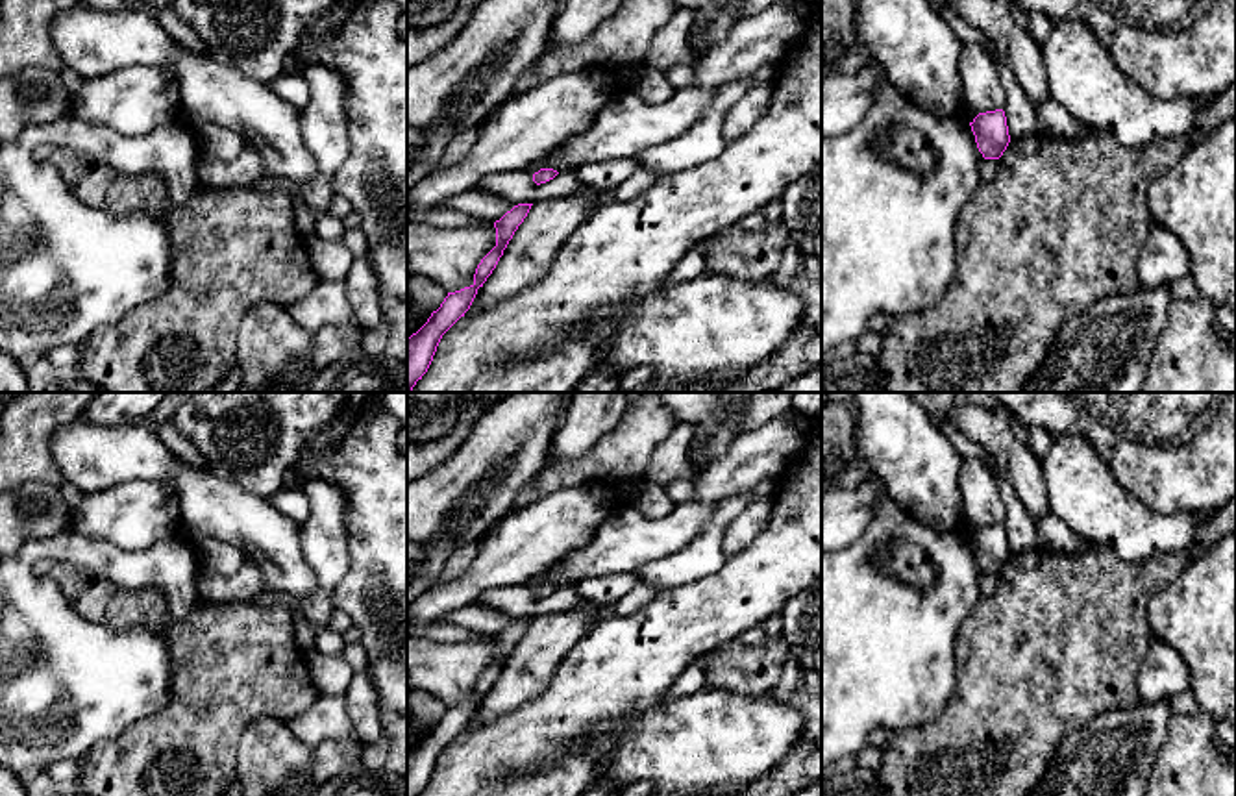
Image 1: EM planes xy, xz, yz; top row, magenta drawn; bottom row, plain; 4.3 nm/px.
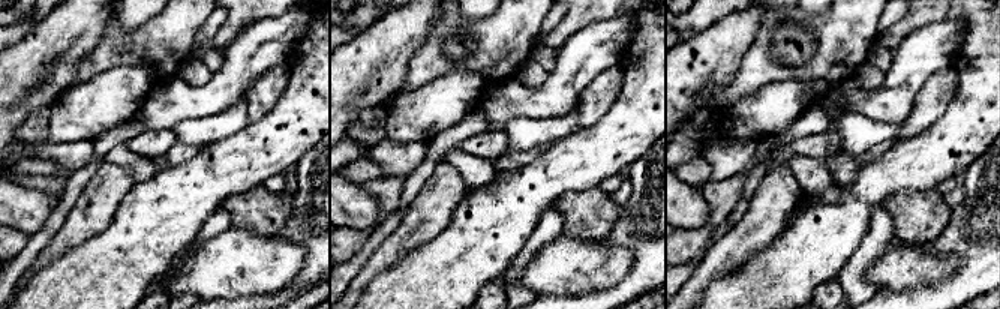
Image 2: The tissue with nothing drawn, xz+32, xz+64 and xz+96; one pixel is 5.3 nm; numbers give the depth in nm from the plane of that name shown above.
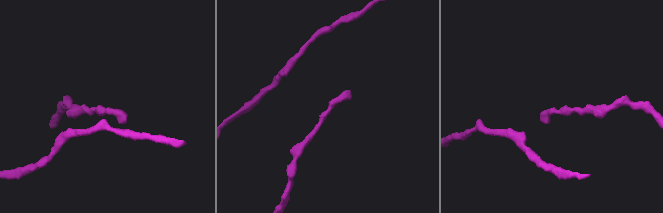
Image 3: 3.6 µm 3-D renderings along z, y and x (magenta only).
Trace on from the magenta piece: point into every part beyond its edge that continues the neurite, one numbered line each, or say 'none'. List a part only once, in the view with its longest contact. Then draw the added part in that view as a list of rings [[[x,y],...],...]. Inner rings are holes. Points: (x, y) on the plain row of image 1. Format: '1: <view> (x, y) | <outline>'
none

